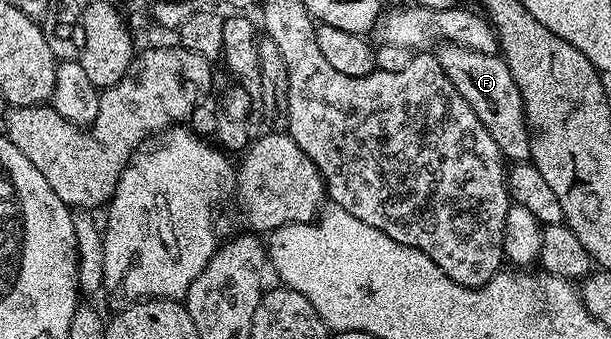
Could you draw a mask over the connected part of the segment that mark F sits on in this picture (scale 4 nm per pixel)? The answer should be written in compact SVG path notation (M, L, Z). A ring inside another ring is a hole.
M454 43L438 46L435 54L443 73L451 77L451 85L459 89L459 97L463 97L463 101L475 109L475 117L483 121L487 133L491 133L506 160L528 160L530 131L525 124L523 97L501 55L484 55Z

